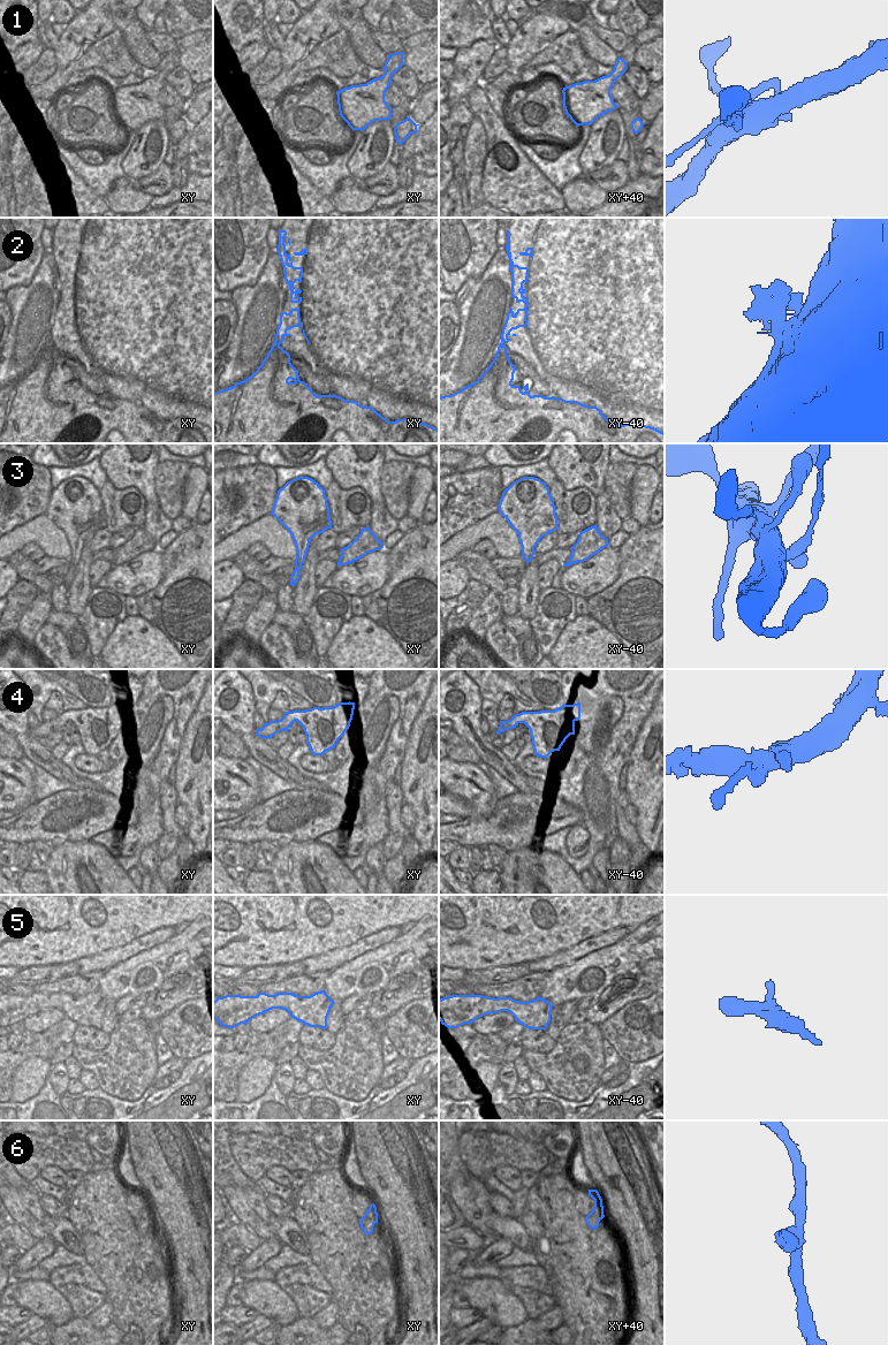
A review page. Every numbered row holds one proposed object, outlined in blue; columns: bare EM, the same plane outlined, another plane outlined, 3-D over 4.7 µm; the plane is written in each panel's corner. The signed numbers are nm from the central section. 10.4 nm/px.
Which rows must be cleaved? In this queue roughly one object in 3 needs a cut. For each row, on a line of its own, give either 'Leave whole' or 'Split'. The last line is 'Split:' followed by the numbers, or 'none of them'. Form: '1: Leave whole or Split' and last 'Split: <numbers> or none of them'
1: Split
2: Split
3: Split
4: Leave whole
5: Leave whole
6: Leave whole
Split: 1, 2, 3

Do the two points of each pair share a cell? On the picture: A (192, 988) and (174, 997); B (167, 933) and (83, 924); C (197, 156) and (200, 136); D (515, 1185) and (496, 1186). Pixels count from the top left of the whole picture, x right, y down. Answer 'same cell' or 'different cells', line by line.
A: same cell
B: different cells
C: same cell
D: different cells

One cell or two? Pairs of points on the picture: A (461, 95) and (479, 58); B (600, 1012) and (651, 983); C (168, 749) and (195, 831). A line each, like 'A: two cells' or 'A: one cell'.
A: one cell
B: one cell
C: two cells

